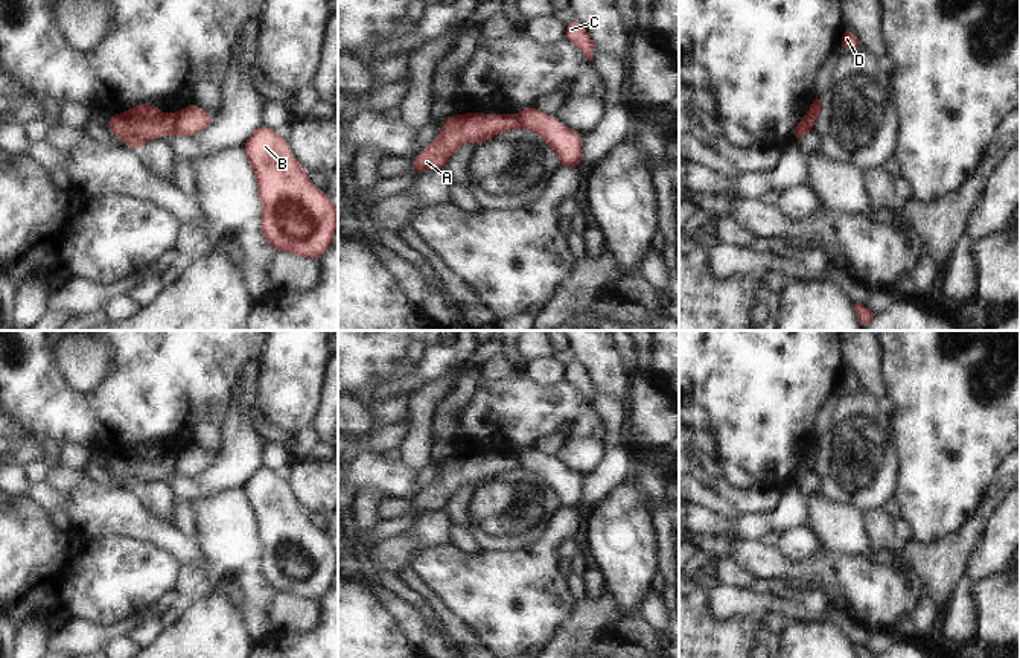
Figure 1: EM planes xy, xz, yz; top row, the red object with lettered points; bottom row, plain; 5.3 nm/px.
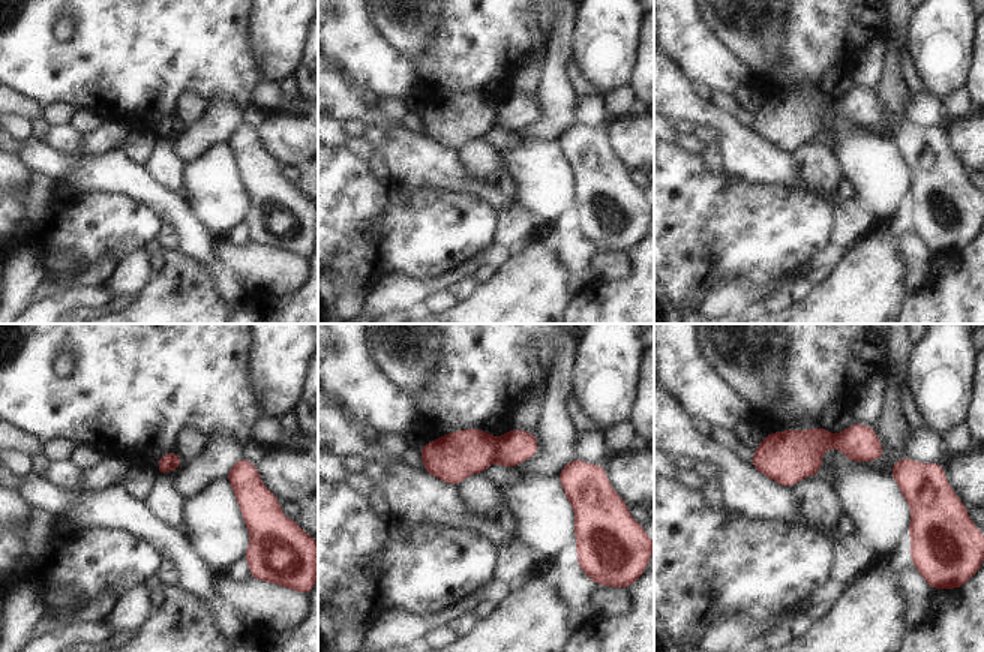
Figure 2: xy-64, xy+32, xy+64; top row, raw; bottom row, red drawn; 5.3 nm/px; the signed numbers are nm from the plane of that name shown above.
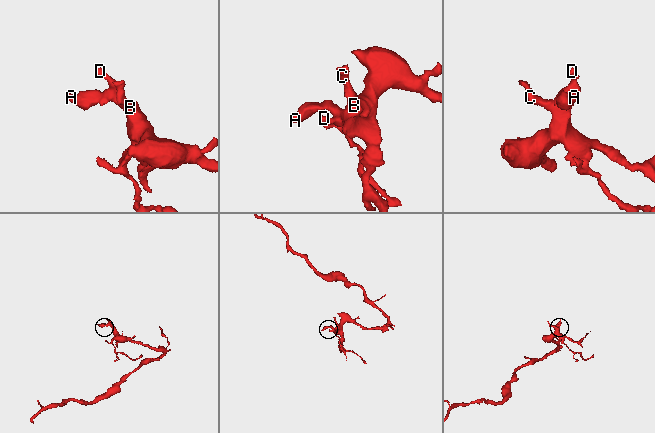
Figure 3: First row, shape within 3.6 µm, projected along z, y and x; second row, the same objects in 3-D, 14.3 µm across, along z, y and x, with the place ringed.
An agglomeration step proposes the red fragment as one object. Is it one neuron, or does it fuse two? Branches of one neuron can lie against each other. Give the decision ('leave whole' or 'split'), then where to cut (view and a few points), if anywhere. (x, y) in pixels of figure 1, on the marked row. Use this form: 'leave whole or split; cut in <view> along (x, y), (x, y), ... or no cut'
split; cut in xy along (175, 114), (175, 130), (172, 133)

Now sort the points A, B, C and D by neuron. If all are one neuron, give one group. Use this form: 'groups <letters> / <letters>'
groups A / B C D

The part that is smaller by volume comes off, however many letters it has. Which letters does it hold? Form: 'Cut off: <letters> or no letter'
Cut off: A

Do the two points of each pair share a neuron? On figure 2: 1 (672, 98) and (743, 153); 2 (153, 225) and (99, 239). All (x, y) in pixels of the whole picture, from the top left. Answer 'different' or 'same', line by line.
1: same
2: same

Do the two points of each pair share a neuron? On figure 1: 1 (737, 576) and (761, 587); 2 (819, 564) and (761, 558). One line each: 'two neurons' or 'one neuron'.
1: one neuron
2: one neuron

